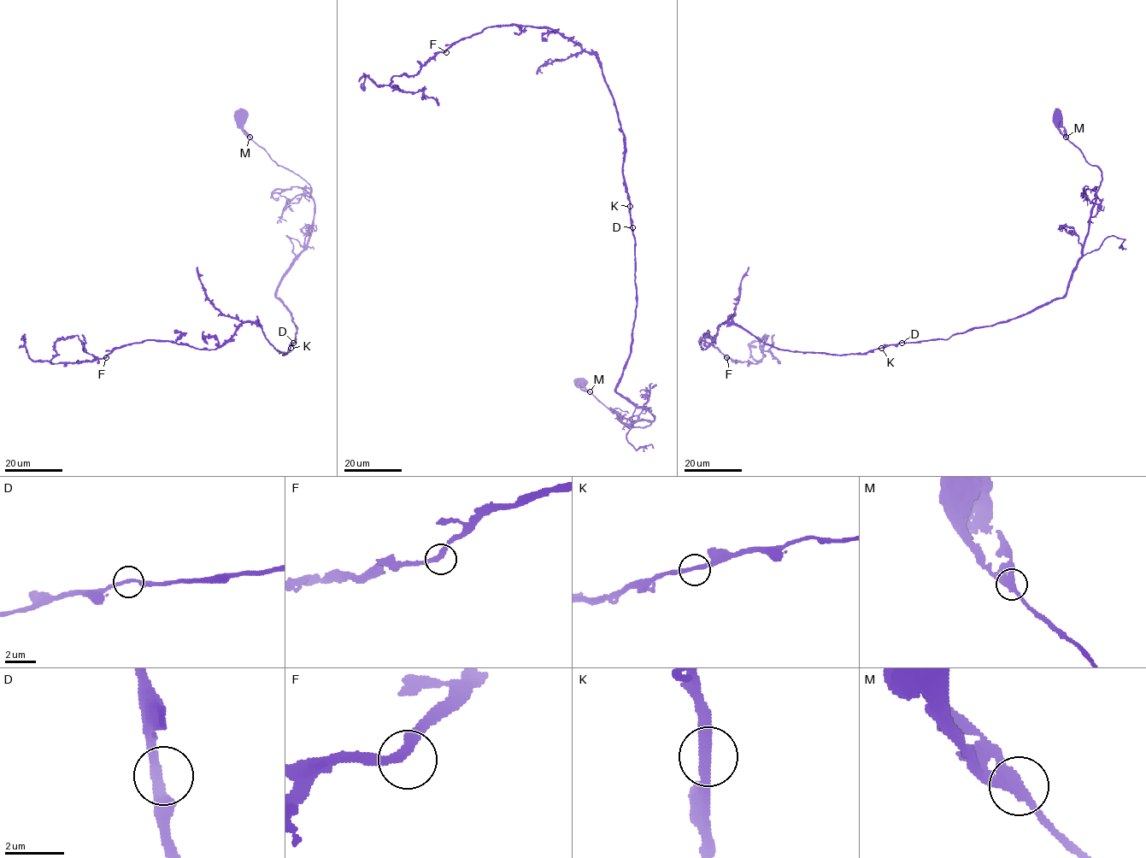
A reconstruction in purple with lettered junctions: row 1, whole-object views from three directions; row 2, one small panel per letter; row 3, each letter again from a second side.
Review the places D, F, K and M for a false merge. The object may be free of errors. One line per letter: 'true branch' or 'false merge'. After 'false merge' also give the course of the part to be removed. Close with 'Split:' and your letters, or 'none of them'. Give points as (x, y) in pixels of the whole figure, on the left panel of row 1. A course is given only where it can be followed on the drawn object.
D: true branch
F: true branch
K: true branch
M: true branch
Split: none of them

